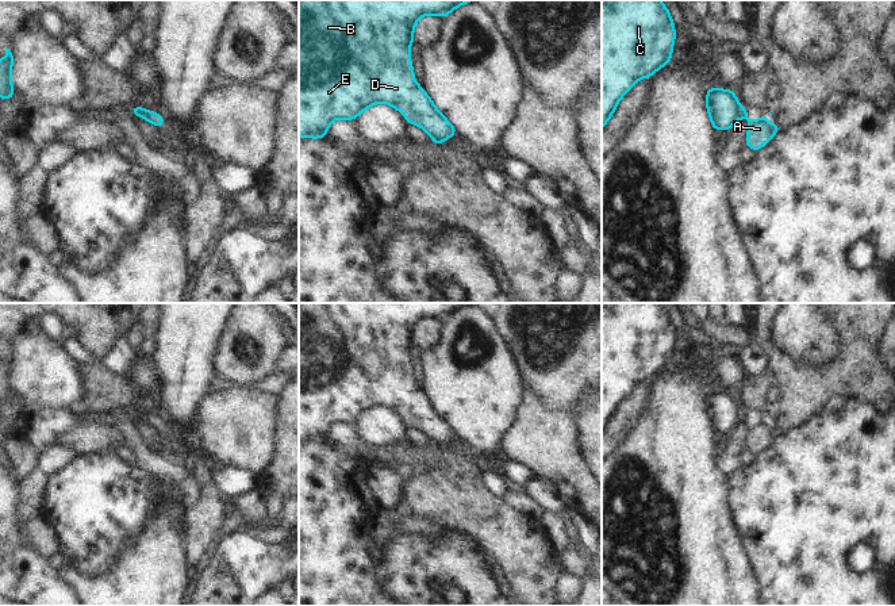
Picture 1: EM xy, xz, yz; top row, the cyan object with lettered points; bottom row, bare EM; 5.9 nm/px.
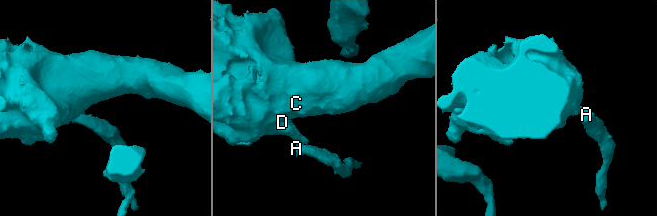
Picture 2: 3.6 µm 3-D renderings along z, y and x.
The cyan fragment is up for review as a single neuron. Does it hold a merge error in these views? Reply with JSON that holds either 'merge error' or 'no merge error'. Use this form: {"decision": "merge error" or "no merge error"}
{"decision": "merge error"}

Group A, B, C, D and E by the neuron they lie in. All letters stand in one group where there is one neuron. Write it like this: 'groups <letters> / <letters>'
groups A / B C D E

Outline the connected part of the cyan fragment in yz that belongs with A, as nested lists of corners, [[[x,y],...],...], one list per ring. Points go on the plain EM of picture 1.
[[[742,410],[742,421],[748,425],[748,438],[744,448],[750,450],[753,454],[763,452],[771,445],[772,440],[781,433],[780,427],[771,427],[767,425],[765,415],[760,418],[758,423],[750,425],[748,410]]]

